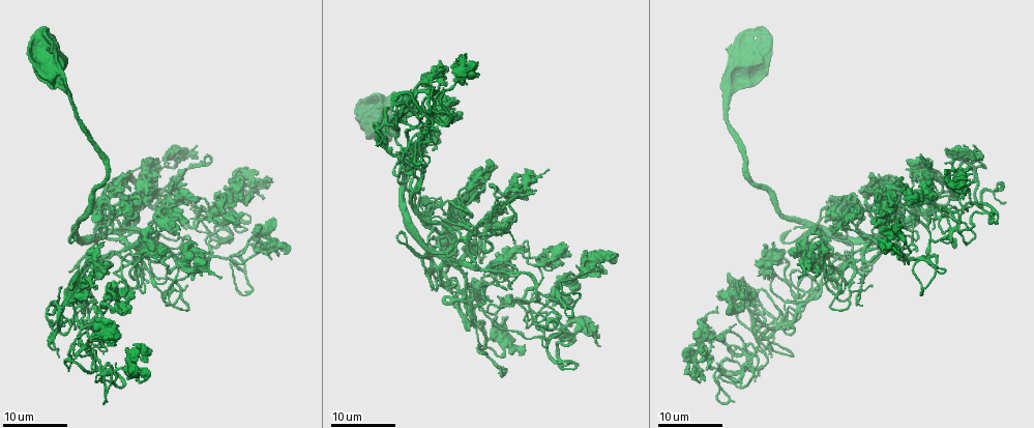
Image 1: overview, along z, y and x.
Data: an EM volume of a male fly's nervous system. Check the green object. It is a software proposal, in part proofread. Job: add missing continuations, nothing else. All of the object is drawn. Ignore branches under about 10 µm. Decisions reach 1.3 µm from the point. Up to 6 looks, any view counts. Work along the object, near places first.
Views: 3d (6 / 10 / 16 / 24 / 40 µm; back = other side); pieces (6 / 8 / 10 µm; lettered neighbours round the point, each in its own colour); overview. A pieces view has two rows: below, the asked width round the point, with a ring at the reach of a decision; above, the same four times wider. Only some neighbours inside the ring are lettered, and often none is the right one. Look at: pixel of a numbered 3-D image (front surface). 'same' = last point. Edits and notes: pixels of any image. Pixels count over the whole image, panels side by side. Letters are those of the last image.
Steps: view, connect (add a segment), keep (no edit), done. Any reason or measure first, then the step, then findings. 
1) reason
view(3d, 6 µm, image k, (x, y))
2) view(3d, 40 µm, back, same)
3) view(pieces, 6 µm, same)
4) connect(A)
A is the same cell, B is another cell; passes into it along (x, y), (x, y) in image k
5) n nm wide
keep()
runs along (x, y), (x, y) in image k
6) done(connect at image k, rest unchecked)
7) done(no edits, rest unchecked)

an open end
view(3d, 16 µm, image 1, (132, 214))

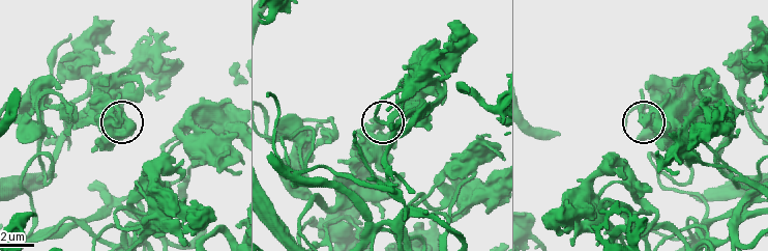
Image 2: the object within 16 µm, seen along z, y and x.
view(pieces, 8 µm, image 2, (641, 124))

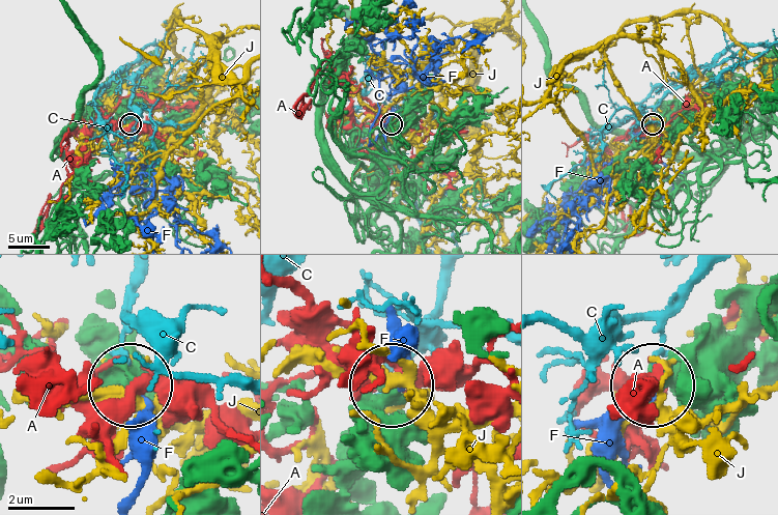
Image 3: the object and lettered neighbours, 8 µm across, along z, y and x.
keep()
A, C, F and J are other cells; runs along (318, 496), (391, 391) in image 3; no lettered segment goes on from it

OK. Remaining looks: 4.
branch stops here
view(3d, 24 µm, image 1, (397, 236))

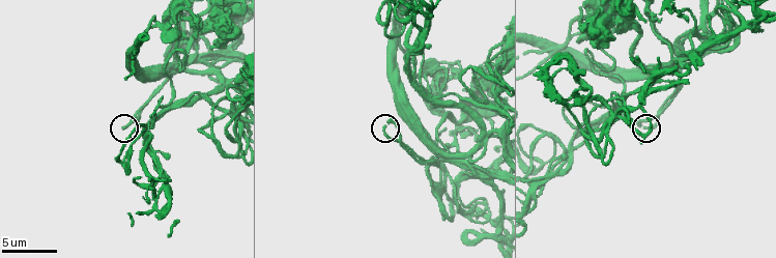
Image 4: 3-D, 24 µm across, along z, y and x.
view(pieces, 6 µm, image 4, (386, 122))

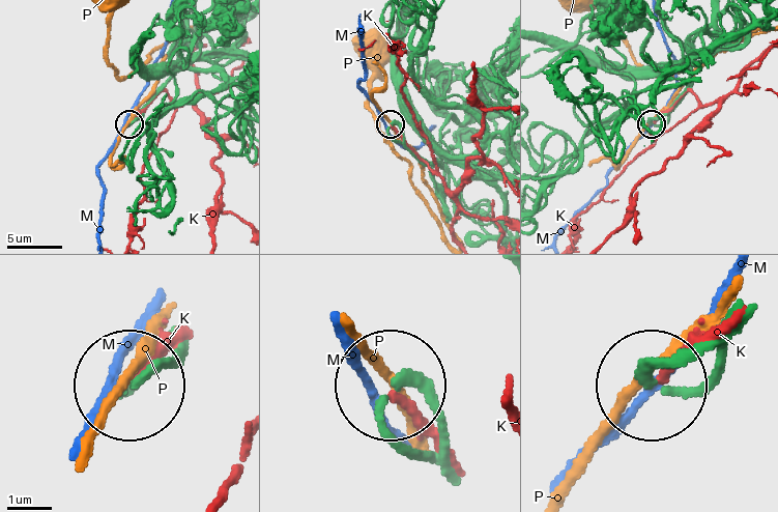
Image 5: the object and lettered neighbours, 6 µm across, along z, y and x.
180 nm wide
keep()
K, M and P are other cells; runs along (183, 340), (132, 381) in image 5; no lettered segment goes on from it

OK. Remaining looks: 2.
branch stops here
view(3d, 24 µm, image 1, (414, 162))

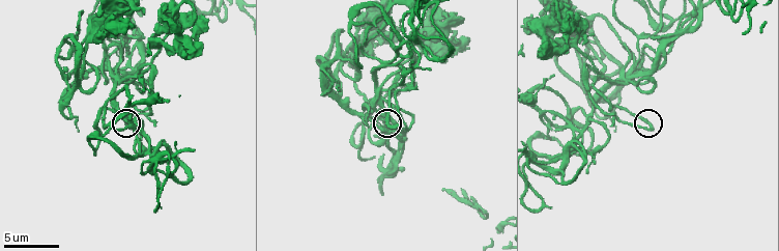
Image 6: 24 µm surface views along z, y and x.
view(pieces, 8 µm, image 6, (388, 128))

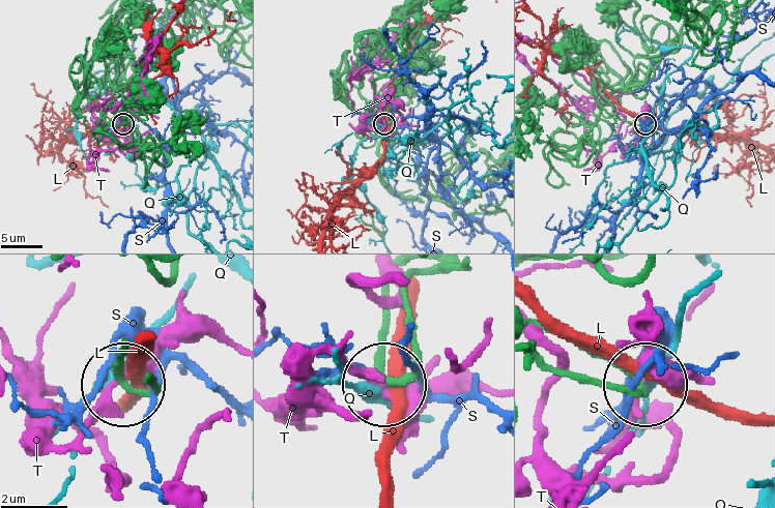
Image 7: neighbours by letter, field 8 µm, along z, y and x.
keep()
L, Q, S and T are other cells; no lettered segment goes on from it

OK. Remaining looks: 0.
done(no edits, rest unchecked)

